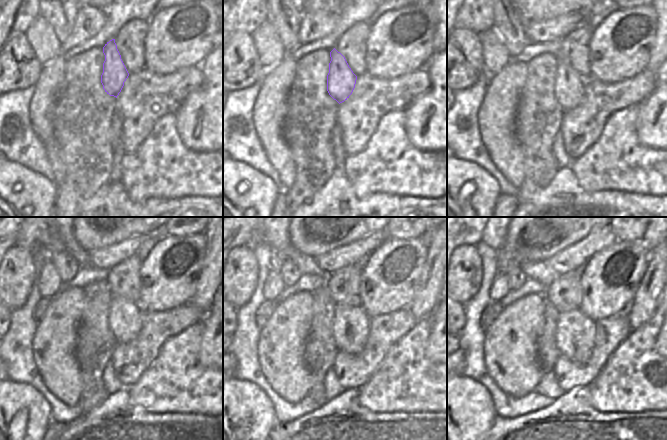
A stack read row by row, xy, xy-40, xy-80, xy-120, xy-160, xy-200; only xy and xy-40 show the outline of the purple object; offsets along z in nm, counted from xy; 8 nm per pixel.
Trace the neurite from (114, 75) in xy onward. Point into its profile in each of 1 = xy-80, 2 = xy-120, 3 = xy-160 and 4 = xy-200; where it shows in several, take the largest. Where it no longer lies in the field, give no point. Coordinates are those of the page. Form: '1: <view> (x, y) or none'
1: xy-80 (569, 87)
2: xy-120 (125, 319)
3: xy-160 (351, 325)
4: xy-200 (575, 335)

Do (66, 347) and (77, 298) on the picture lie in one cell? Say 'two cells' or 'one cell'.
one cell

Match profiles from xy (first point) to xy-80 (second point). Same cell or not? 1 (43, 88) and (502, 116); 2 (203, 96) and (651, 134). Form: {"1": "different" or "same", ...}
{"1": "same", "2": "same"}

